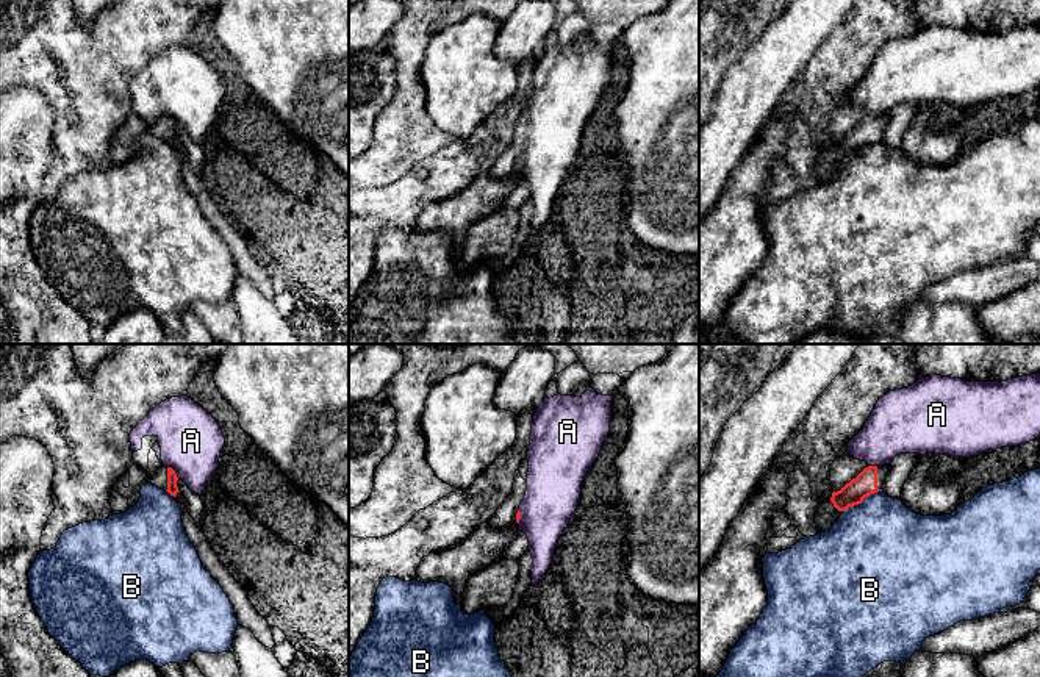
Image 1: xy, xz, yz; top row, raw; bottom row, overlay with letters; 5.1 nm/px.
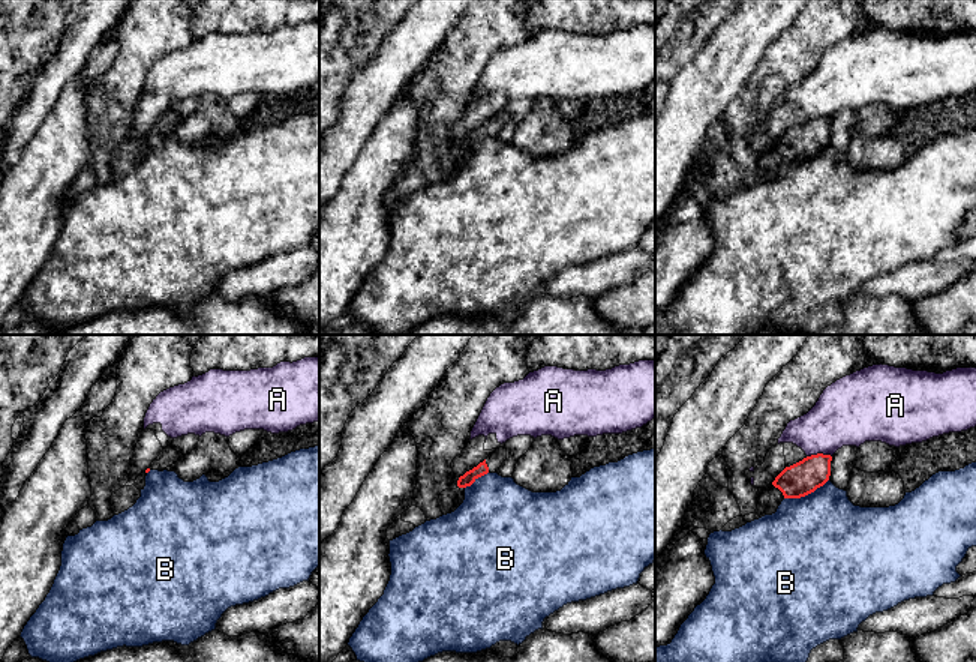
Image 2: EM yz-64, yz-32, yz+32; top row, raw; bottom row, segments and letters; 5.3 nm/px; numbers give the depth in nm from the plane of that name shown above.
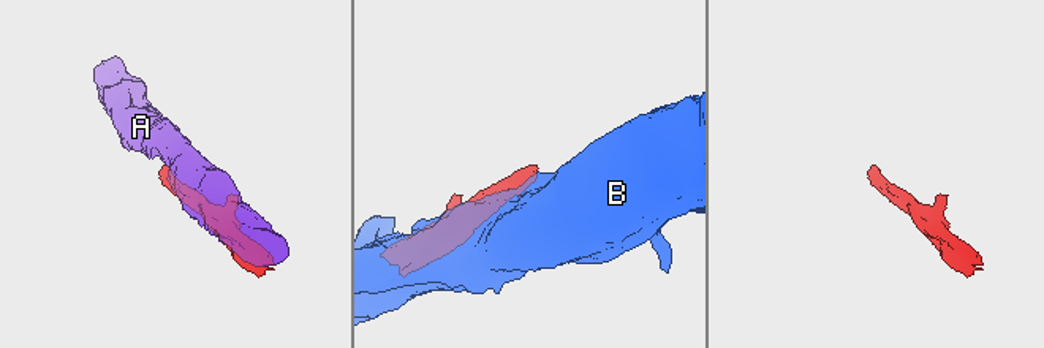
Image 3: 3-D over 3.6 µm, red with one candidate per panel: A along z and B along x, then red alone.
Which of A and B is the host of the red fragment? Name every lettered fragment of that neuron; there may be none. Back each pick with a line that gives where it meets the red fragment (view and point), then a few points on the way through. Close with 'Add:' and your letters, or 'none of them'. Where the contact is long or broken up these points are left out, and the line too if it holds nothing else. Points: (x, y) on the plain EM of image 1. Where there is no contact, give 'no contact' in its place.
Add: none of them

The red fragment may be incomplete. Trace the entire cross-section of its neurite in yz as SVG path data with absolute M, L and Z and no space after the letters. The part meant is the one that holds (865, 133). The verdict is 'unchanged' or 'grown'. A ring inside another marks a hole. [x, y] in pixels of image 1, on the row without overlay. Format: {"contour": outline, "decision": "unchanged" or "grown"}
{"contour": "M888 114L868 116L855 128L846 133L840 141L834 141L830 152L838 161L845 161L849 156L859 155L865 147L882 141Z", "decision": "grown"}

